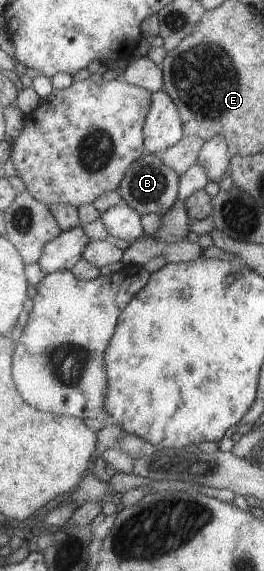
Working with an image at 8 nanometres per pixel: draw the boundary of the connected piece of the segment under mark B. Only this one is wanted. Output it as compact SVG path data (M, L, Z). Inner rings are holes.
M152 153L143 154L136 163L130 164L118 189L122 195L122 202L140 215L154 214L160 217L168 210L173 210L173 205L177 202L179 183L178 173L162 164L159 155Z

